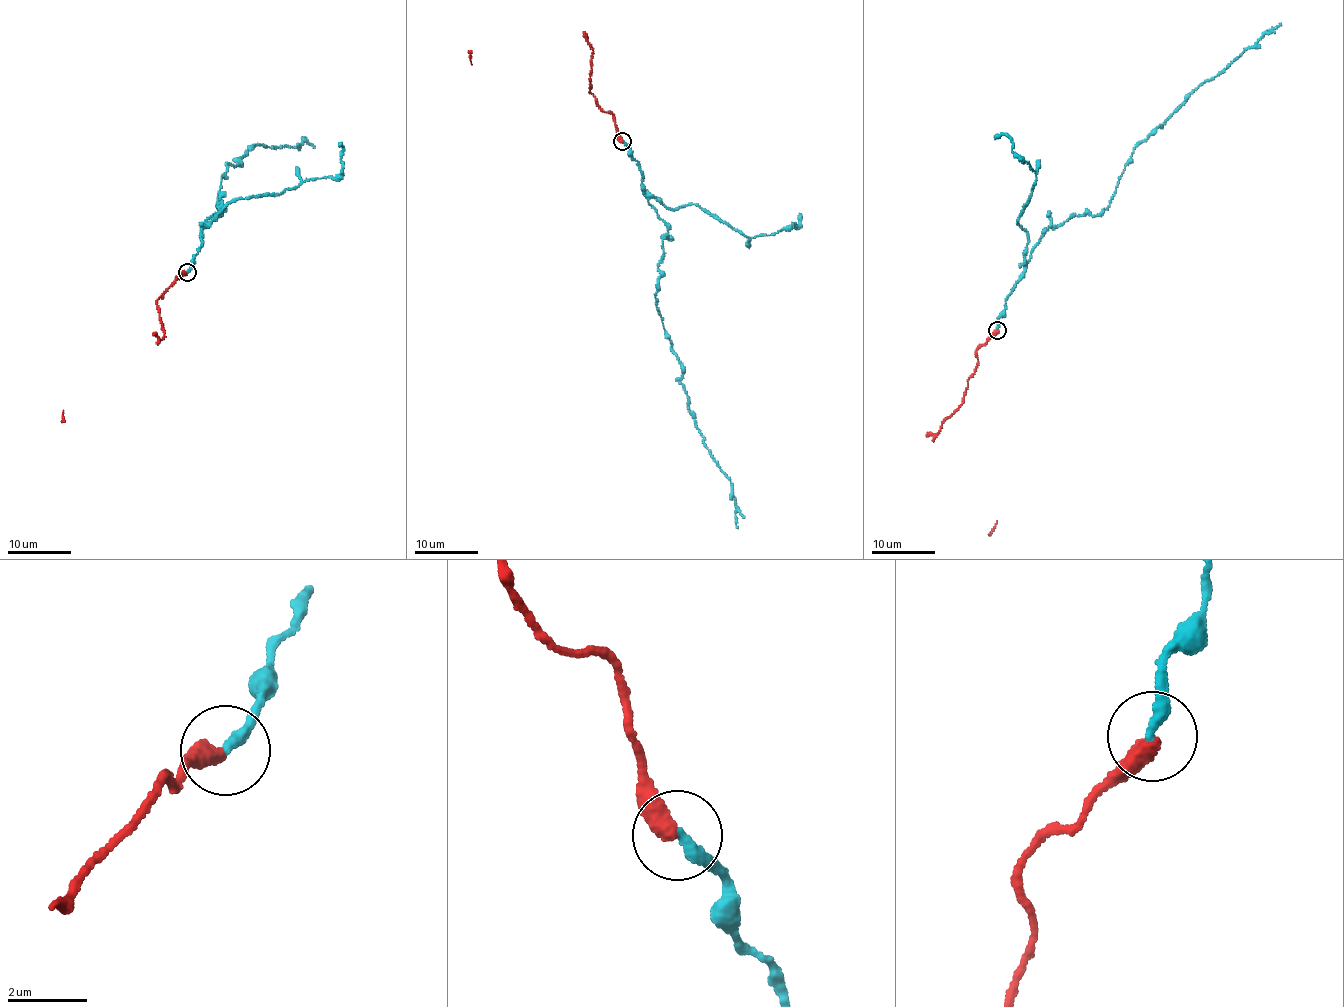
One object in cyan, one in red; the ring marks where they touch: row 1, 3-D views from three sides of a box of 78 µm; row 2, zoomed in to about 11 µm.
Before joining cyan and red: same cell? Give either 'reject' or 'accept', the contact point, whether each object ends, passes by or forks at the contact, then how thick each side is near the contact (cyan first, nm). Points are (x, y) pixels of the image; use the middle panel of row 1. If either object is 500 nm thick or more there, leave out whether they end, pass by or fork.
reject | (622, 141) | cyan ends | red ends | 280/440 nm

